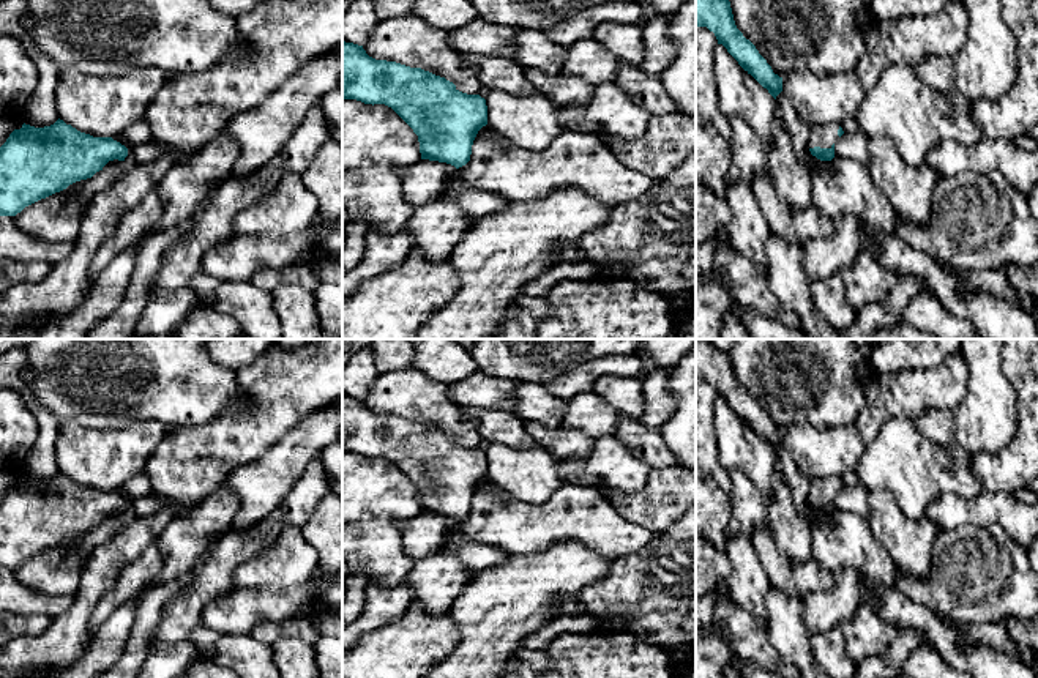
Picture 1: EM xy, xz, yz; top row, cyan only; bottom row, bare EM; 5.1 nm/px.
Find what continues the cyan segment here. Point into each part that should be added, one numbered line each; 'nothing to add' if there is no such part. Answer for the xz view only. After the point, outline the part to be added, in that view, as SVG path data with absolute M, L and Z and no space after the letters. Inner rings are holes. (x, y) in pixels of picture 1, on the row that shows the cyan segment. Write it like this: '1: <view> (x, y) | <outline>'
nothing to add

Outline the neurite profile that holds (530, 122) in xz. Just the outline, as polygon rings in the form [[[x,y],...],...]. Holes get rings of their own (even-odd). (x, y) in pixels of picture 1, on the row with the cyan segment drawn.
[[[491,91],[484,99],[487,126],[521,148],[541,151],[563,131],[560,109],[540,93],[513,96]]]

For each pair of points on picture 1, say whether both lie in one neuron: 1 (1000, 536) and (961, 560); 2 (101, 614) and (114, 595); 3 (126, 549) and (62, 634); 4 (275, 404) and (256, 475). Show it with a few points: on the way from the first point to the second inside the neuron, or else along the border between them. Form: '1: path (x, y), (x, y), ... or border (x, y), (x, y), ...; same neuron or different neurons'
1: path (991, 546), (977, 560), (970, 560); same neuron
2: path (103, 609), (112, 599); same neuron
3: path (106, 569), (95, 581), (79, 614); same neuron
4: border (287, 431), (259, 456), (237, 465), (229, 476); different neurons

